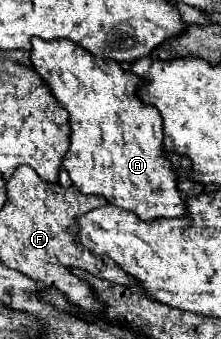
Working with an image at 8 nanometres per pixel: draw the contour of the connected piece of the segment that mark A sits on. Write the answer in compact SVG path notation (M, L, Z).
M35 37L31 63L33 63L33 69L41 75L41 79L49 85L55 99L69 113L71 145L69 145L67 155L63 157L63 167L69 173L73 185L79 189L79 193L101 195L111 205L133 211L139 219L185 217L187 207L177 191L173 165L165 157L161 115L157 113L157 109L153 109L151 105L145 105L135 95L137 77L133 77L133 73L129 71L123 71L119 62L113 59L97 58L69 39L57 39L49 43Z

